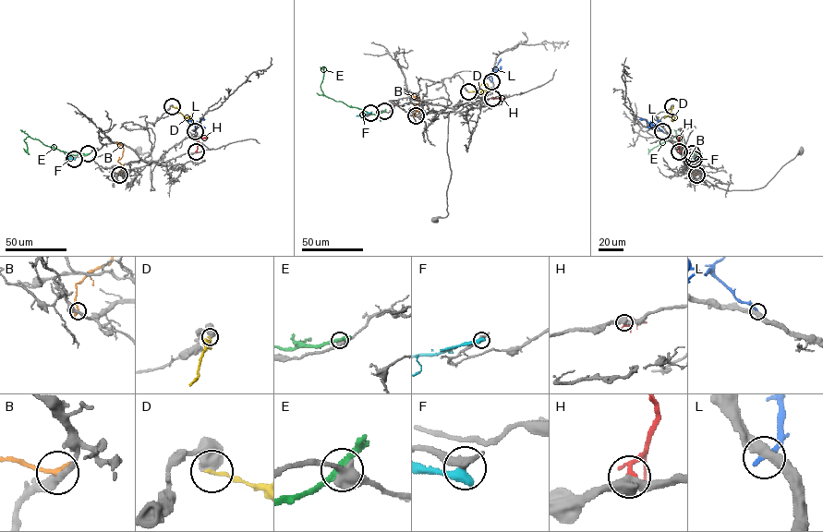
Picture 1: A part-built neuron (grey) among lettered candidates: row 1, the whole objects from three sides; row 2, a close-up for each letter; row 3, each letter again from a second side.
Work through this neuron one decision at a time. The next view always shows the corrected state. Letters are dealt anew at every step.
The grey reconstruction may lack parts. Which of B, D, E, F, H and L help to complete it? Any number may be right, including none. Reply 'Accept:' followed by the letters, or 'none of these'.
Accept: H

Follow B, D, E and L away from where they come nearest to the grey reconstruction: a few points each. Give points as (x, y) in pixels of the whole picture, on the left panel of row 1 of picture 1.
B: (119, 175), (124, 166), (117, 161), (122, 156), (123, 148), (116, 141)
D: (172, 106), (185, 117), (191, 115), (184, 120), (193, 120)
E: (88, 154), (72, 155), (29, 137), (24, 139), (26, 151), (23, 148)
L: (195, 131), (195, 126), (204, 119)

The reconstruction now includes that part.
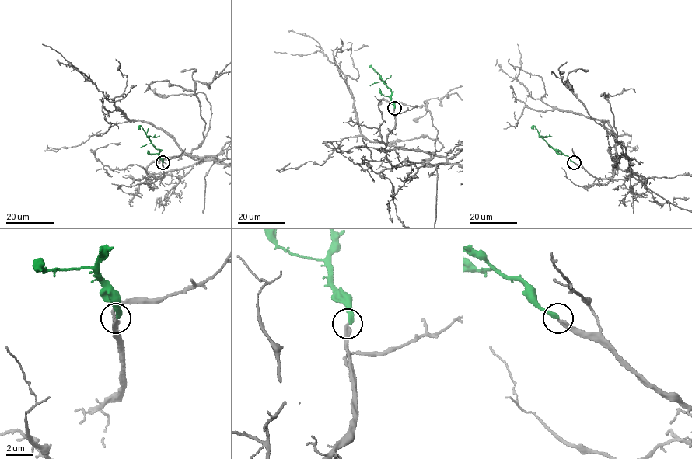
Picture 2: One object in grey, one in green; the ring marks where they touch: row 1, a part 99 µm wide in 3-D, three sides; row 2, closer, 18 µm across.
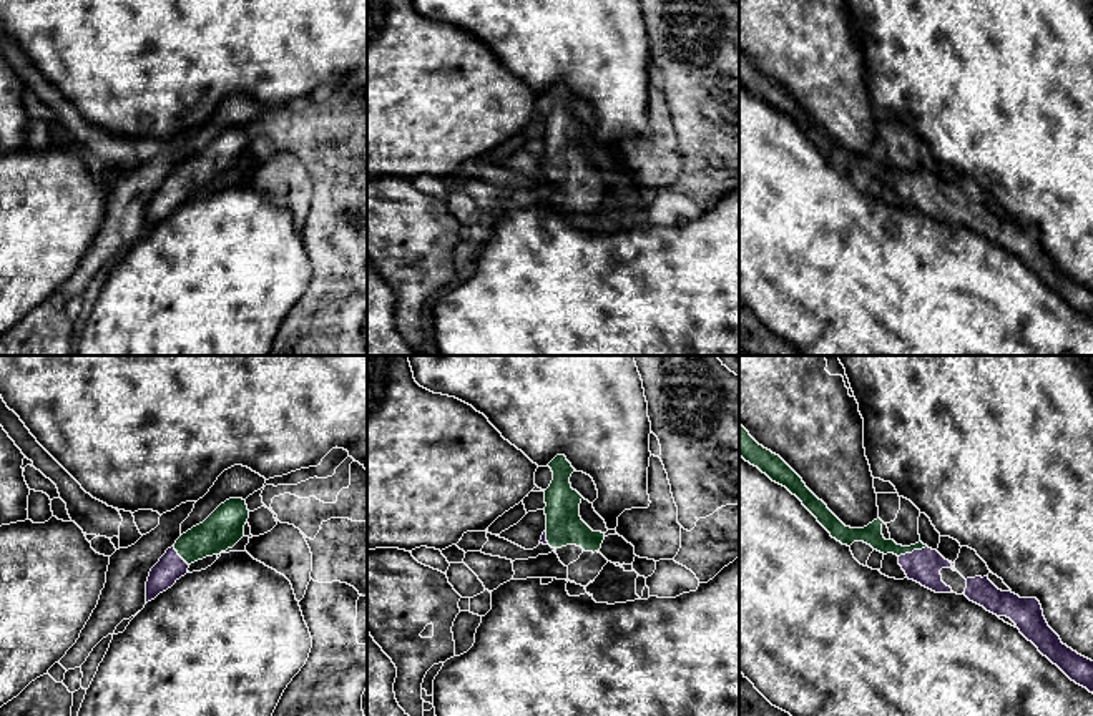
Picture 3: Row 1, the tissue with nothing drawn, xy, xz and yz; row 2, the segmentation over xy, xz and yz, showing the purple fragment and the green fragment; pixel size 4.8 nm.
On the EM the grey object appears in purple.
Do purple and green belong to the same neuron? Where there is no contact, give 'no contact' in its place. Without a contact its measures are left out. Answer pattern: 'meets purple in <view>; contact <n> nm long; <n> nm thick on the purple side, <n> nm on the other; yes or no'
meets purple in yz; contact 150 nm long; 160 nm thick on the purple side, 100 nm on the other; yes

